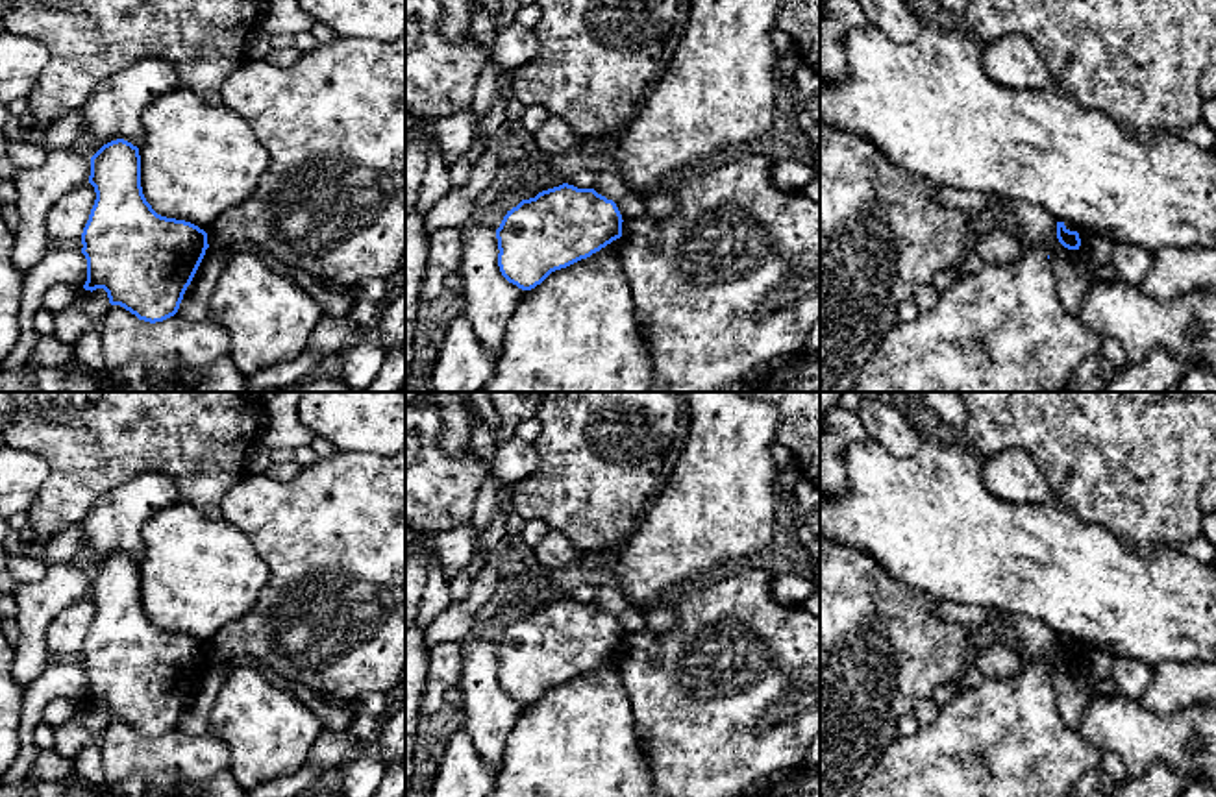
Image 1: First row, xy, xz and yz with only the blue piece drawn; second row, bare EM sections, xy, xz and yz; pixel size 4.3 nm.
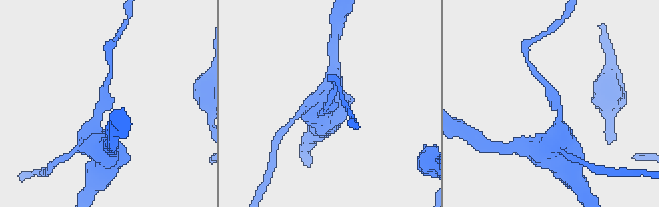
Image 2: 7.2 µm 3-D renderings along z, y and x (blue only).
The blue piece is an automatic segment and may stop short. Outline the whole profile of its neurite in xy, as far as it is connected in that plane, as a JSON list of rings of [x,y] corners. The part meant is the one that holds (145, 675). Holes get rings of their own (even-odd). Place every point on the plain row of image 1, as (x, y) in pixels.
[[[124,553],[104,558],[91,571],[89,597],[96,614],[81,647],[81,668],[87,673],[83,703],[104,703],[111,719],[120,719],[150,738],[174,730],[209,662],[207,647],[152,623],[141,601],[139,562]]]

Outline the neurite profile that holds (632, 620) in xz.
[[[600,586],[594,605],[616,618],[622,634],[635,634],[646,631],[646,614],[631,605],[620,588]]]

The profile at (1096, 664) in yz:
[[[1103,649],[1086,651],[1077,668],[1088,684],[1099,682],[1112,675],[1116,656]]]

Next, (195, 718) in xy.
[[[209,660],[204,669],[191,699],[187,701],[178,723],[178,730],[189,736],[200,736],[207,732],[211,706],[222,688],[231,668],[224,660]]]

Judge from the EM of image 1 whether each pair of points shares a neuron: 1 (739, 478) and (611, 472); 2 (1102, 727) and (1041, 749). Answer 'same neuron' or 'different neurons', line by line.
1: different neurons
2: different neurons

